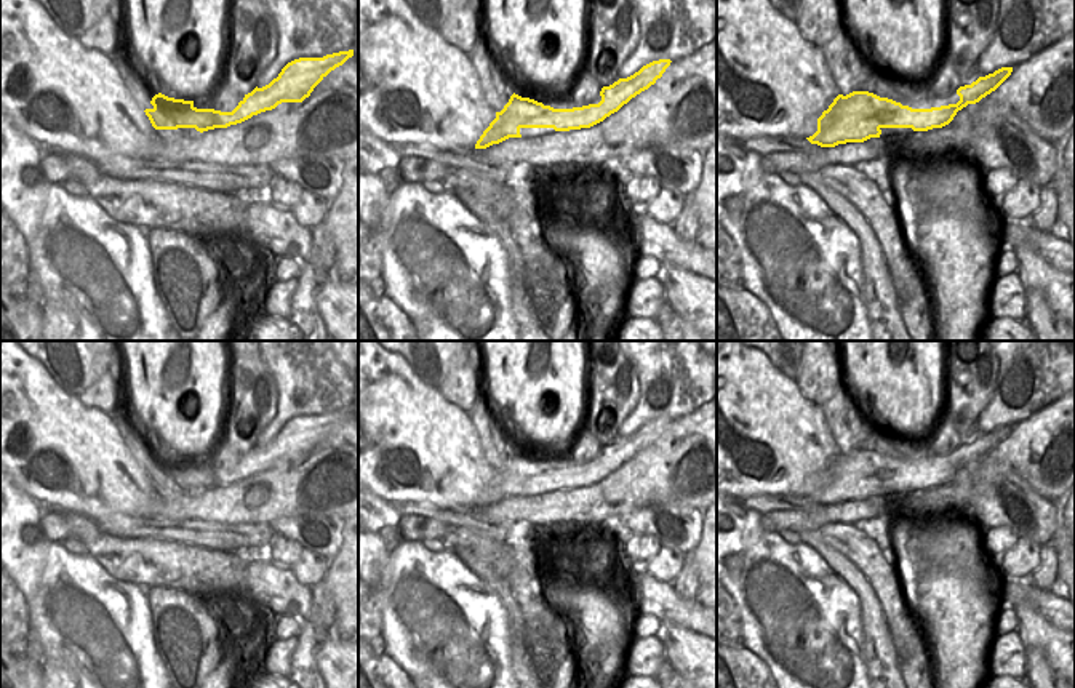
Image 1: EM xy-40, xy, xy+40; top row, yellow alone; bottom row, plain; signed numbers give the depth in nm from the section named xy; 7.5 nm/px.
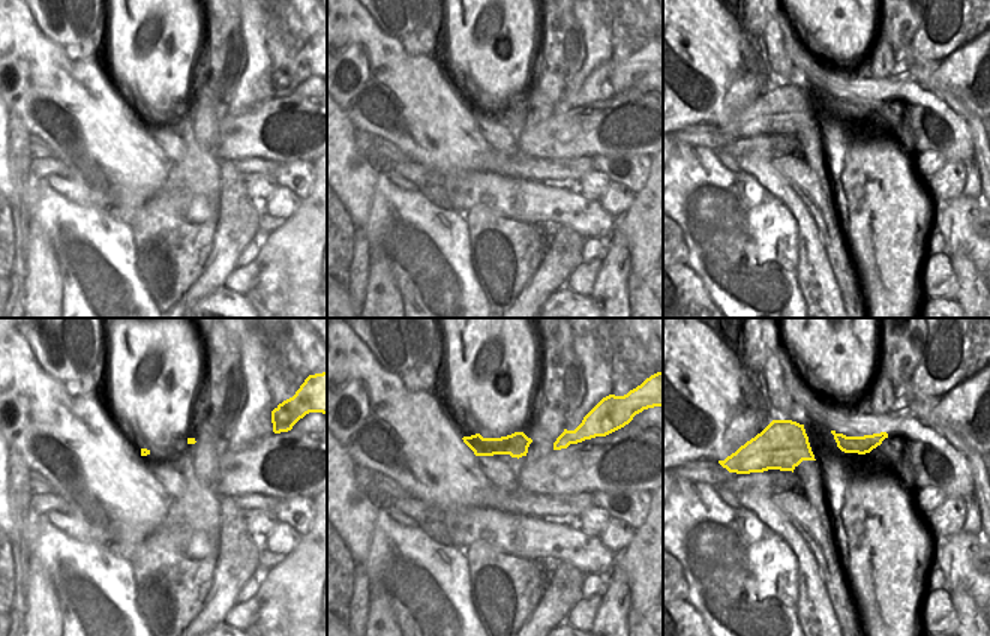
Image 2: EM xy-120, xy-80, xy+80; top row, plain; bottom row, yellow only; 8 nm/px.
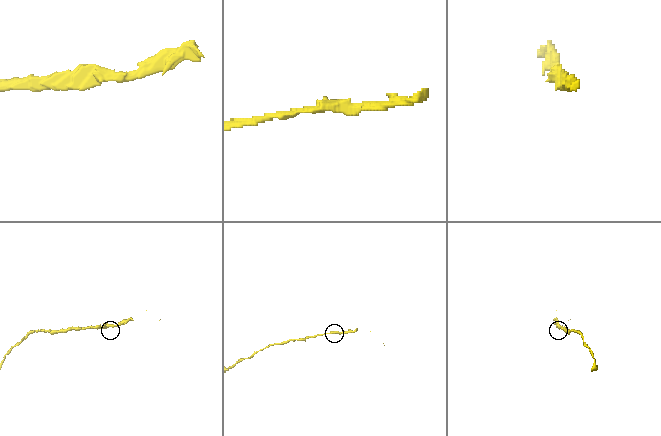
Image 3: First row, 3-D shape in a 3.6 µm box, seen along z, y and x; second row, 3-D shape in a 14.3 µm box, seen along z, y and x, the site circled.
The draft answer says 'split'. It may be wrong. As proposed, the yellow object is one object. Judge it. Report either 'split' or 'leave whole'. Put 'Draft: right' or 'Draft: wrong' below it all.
leave whole
Draft: wrong

